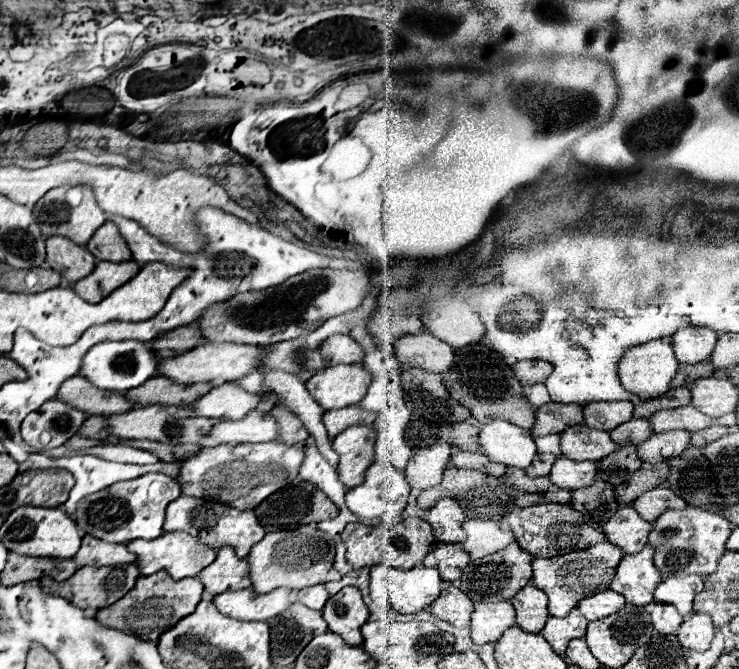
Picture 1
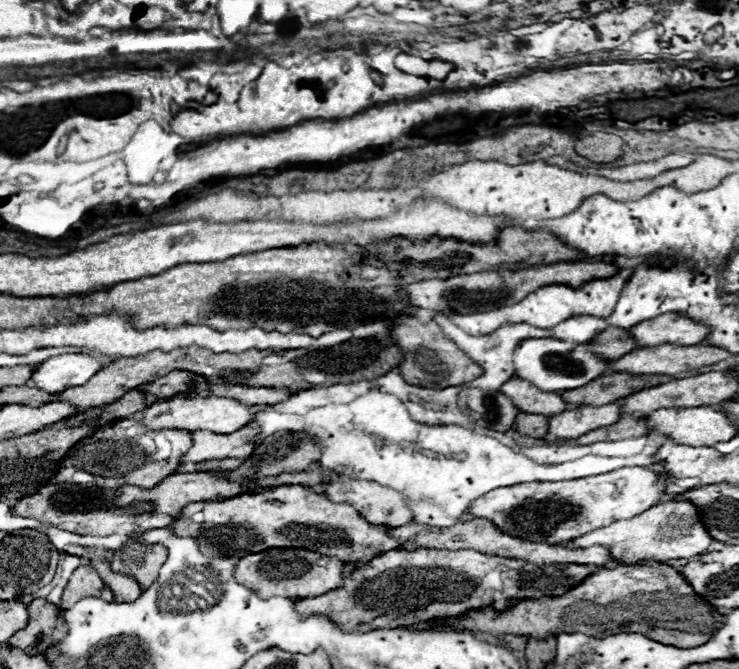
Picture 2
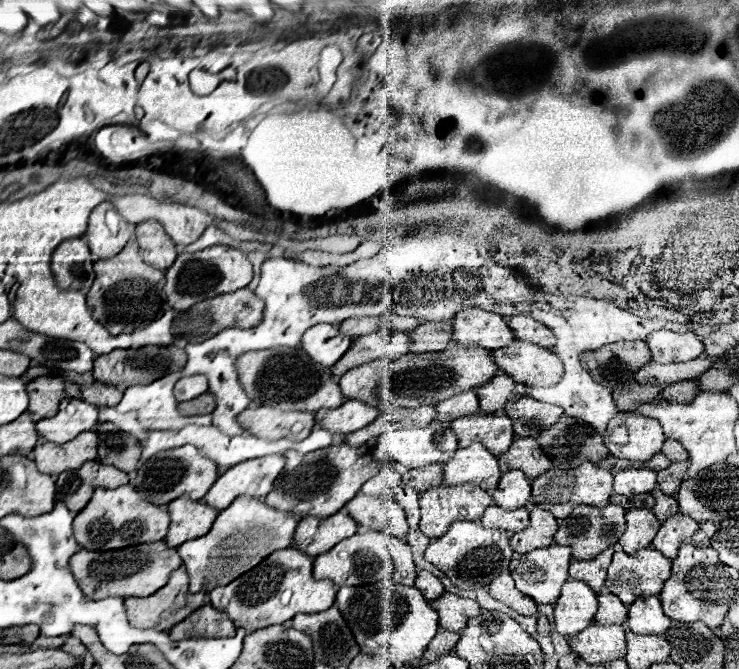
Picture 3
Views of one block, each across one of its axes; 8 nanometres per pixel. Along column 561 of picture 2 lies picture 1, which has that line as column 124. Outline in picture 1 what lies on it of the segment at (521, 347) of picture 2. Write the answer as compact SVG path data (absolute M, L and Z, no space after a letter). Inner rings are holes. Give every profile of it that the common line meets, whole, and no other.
M120 340L120 342L100 342L88 350L88 354L82 360L82 370L80 376L92 382L92 386L100 390L110 390L110 392L126 392L136 386L142 386L146 380L156 376L160 358L154 356L154 350L150 342L140 342L140 340Z

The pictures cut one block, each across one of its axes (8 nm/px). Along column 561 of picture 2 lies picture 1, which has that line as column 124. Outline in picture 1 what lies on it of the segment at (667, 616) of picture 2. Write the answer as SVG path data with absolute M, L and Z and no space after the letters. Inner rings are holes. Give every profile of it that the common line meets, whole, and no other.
M160 570L158 574L152 574L152 576L140 576L136 586L124 598L120 598L120 602L98 610L96 620L102 626L122 630L124 634L132 634L142 640L158 640L176 622L180 622L184 616L188 616L196 610L198 602L202 600L202 592L204 592L204 586L198 578L174 580L168 572ZM148 600L152 600L156 604L154 606L136 606L136 604L144 604Z

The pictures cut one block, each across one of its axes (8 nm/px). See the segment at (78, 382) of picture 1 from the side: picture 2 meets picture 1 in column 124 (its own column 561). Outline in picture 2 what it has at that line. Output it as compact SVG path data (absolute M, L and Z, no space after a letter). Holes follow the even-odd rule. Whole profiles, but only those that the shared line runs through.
M512 378L510 382L502 384L500 392L506 394L518 410L530 412L530 414L554 416L554 414L570 408L570 404L566 404L560 398L560 394L546 394L542 390L534 390L534 386L530 386L530 382L522 382L518 378Z

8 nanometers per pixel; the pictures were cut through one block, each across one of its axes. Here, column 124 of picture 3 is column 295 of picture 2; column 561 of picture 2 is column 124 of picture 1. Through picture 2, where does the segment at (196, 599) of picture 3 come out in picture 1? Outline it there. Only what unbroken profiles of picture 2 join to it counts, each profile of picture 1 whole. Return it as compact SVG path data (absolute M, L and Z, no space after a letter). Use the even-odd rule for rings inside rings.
M114 564L114 566L102 566L102 568L80 568L72 578L68 578L66 582L56 582L50 576L40 578L42 590L54 596L62 596L68 598L74 606L78 608L106 608L112 606L114 602L118 602L126 592L132 590L132 586L136 584L136 580L140 578L140 570L136 568L136 564Z

